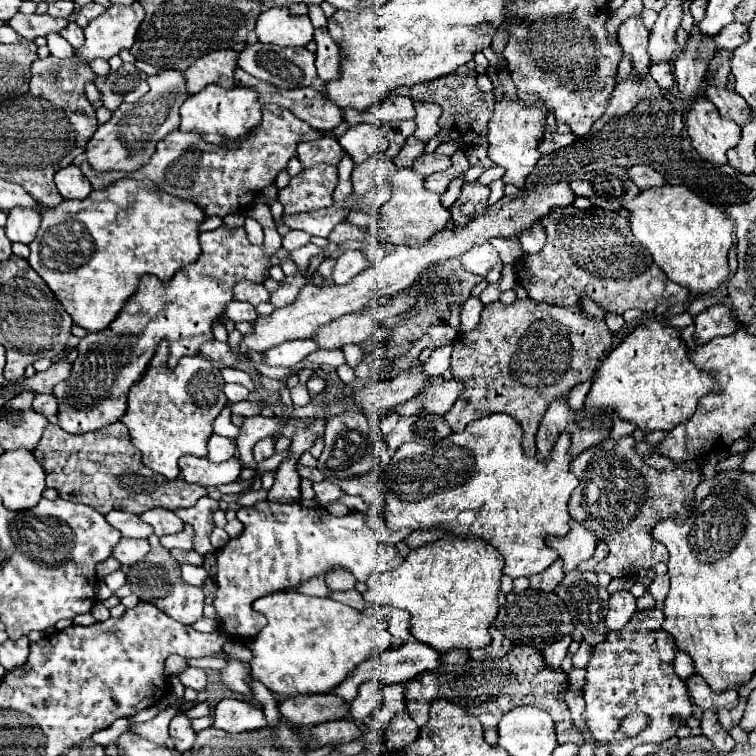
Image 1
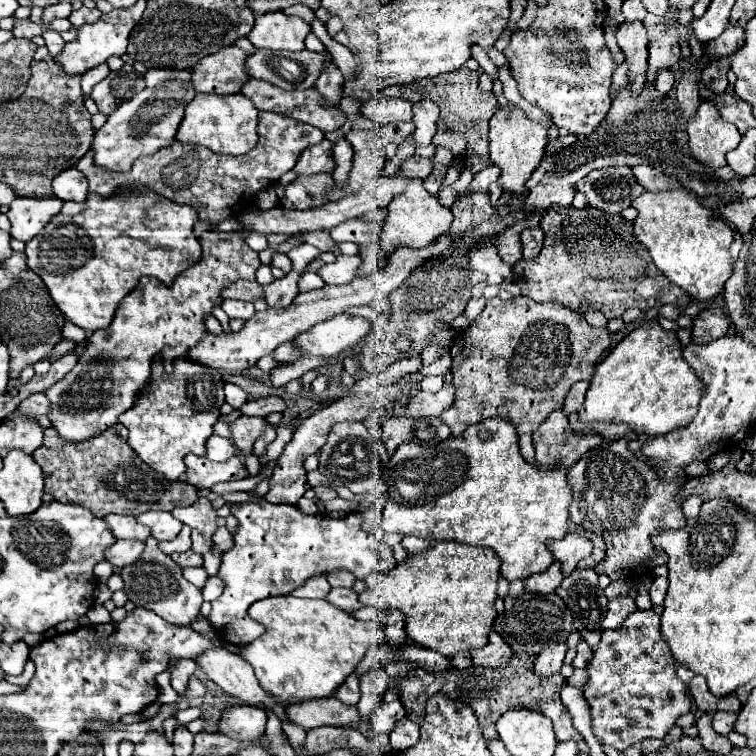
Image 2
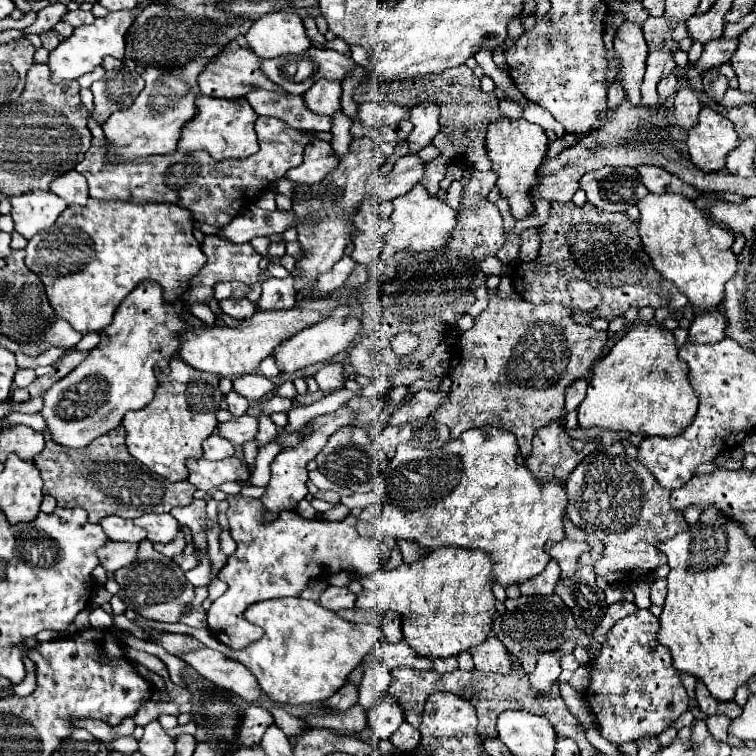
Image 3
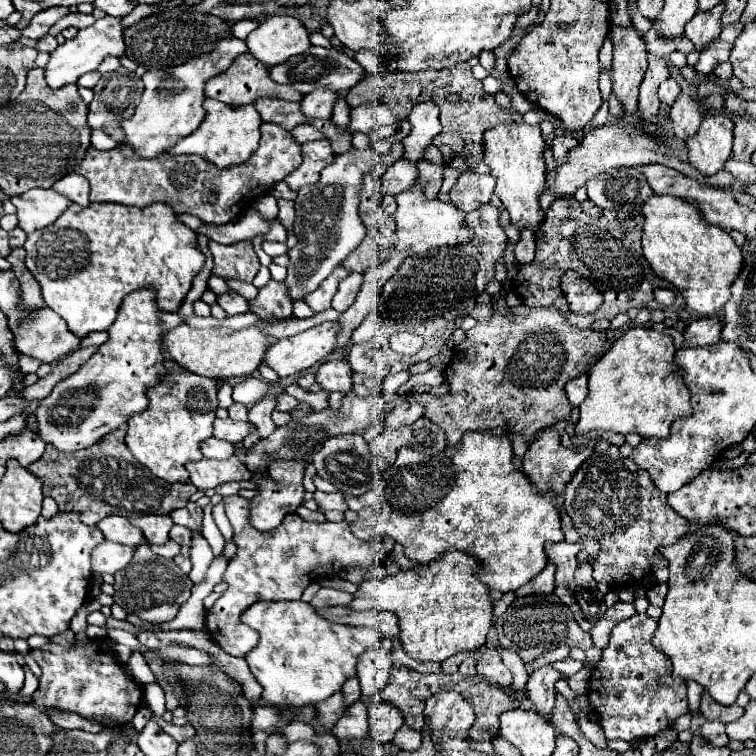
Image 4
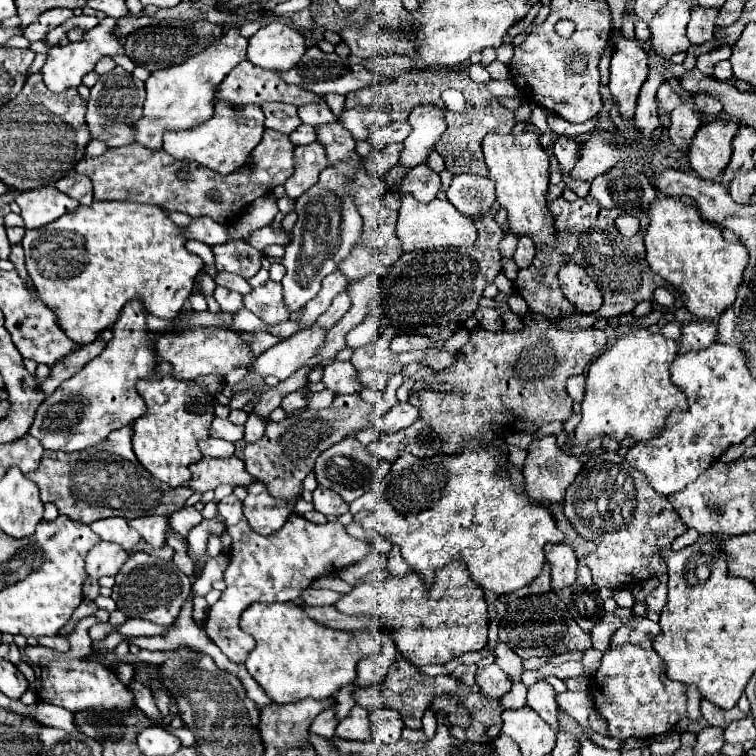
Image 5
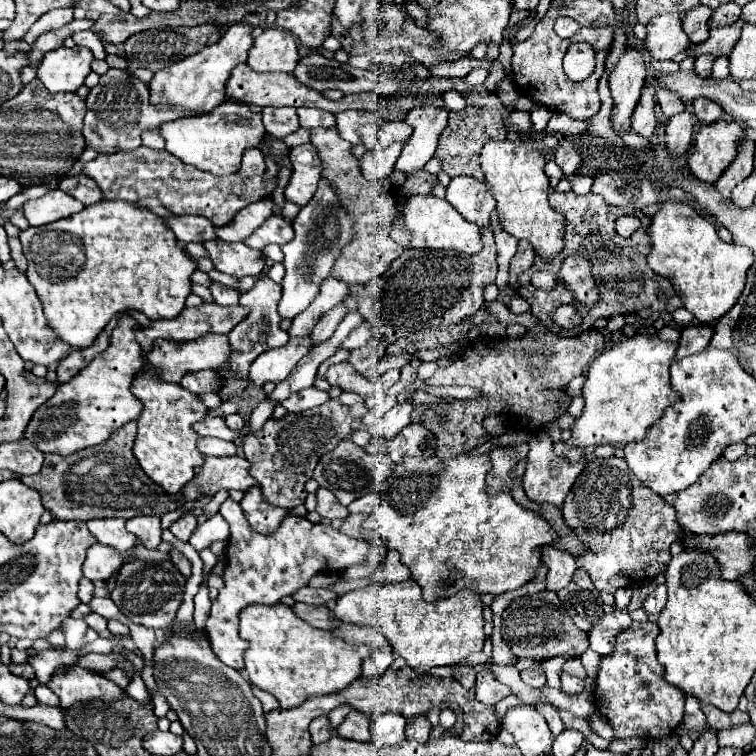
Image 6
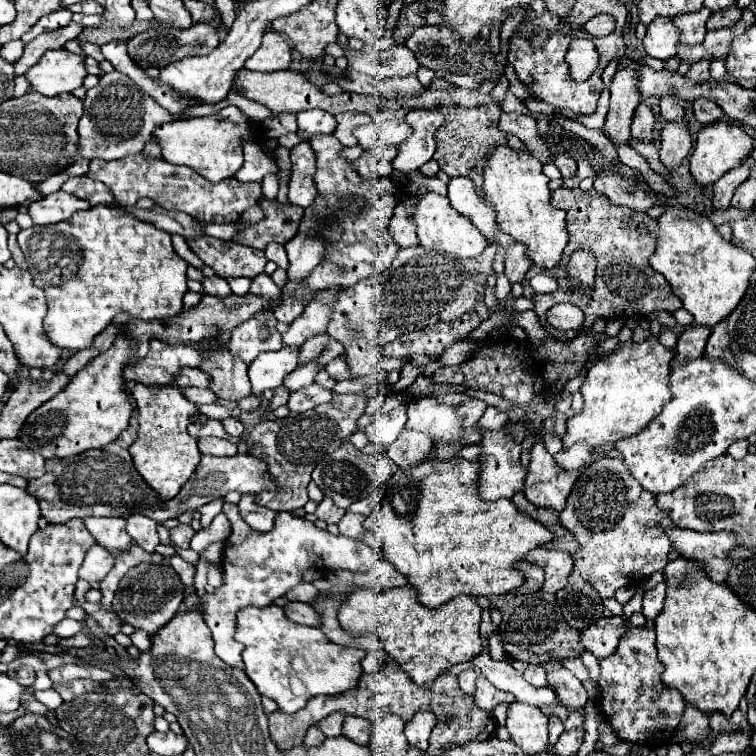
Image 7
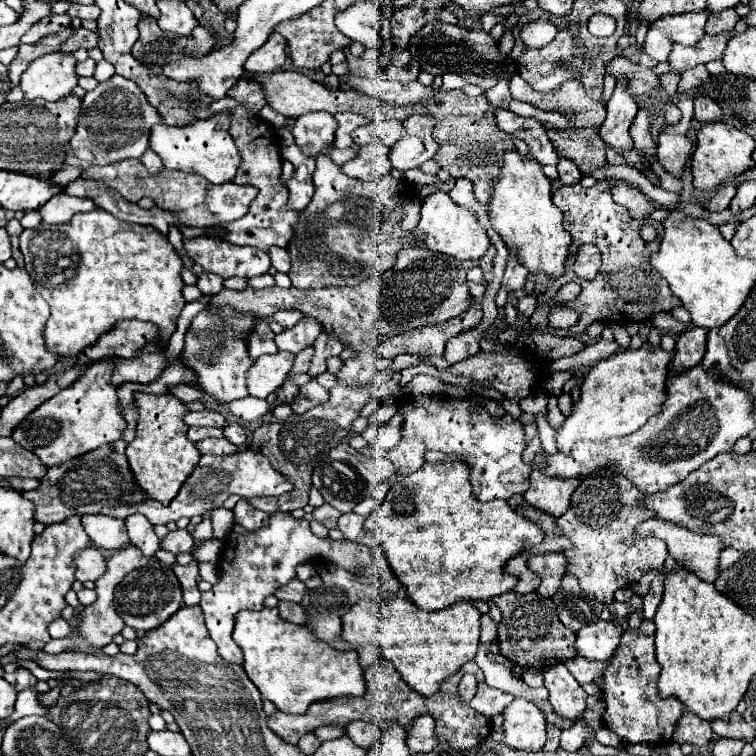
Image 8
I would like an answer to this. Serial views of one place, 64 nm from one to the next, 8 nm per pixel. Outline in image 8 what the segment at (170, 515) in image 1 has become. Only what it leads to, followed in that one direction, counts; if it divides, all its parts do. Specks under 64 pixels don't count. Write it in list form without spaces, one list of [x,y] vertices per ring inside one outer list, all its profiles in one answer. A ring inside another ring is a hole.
[[[132,514],[126,518],[126,528],[130,542],[142,550],[144,556],[154,556],[154,552],[160,548],[160,540],[154,534],[154,526],[148,522],[142,514]]]

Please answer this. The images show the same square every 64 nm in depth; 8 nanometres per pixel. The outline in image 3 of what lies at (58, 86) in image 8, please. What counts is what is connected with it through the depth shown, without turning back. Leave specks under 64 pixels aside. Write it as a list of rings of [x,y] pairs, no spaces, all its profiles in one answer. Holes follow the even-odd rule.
[[[142,2],[132,8],[132,10],[118,10],[118,12],[110,12],[104,18],[96,18],[94,24],[90,26],[80,26],[74,30],[74,34],[70,38],[66,38],[56,50],[50,52],[50,70],[52,70],[52,80],[60,82],[60,80],[74,80],[80,78],[82,74],[94,70],[96,66],[102,64],[104,56],[114,56],[114,58],[124,58],[124,36],[130,28],[130,24],[134,24],[134,20],[138,18],[138,14],[142,12]]]

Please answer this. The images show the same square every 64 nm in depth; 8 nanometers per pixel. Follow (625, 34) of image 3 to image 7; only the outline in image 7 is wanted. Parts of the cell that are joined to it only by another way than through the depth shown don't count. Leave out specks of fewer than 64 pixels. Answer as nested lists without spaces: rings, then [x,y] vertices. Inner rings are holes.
[[[618,68],[610,84],[610,110],[606,116],[604,134],[616,144],[628,144],[632,114],[640,102],[638,70]]]

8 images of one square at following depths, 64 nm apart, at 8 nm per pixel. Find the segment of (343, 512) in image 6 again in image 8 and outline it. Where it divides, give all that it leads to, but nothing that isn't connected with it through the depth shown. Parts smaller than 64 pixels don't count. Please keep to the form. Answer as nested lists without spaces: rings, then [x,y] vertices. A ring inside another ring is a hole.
[[[322,504],[320,508],[314,510],[314,520],[322,522],[326,528],[336,528],[338,518],[340,518],[340,512],[330,504]]]

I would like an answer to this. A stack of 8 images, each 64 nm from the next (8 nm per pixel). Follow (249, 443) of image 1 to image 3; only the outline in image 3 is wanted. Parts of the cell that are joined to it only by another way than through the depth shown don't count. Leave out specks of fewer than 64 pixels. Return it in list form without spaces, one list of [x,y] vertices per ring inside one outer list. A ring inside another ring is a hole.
[[[244,414],[244,416],[234,418],[230,422],[218,424],[218,434],[228,438],[232,444],[242,446],[242,444],[246,444],[246,442],[256,438],[256,434],[258,434],[258,420]]]

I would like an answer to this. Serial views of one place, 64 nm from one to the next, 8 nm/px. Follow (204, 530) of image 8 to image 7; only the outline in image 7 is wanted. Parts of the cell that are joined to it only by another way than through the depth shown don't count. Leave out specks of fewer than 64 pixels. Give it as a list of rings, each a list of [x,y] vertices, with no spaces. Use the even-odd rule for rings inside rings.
[[[224,498],[222,500],[212,500],[210,504],[204,504],[202,508],[200,508],[200,522],[202,522],[202,526],[208,526],[210,522],[212,522],[212,518],[222,510],[222,504],[224,504]]]

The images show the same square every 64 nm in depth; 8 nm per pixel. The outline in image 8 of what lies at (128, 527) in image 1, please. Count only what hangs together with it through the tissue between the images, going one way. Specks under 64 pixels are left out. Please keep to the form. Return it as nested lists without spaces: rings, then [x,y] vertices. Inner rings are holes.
[[[98,514],[98,516],[84,516],[82,526],[86,534],[92,538],[96,548],[116,552],[118,548],[124,548],[130,544],[124,520]]]

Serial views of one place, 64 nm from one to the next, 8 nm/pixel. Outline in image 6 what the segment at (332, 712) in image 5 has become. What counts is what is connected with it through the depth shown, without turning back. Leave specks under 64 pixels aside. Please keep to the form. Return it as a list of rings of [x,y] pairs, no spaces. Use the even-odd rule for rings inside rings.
[[[318,716],[312,724],[310,724],[310,734],[312,734],[312,742],[320,744],[326,742],[332,736],[332,726],[328,716]]]

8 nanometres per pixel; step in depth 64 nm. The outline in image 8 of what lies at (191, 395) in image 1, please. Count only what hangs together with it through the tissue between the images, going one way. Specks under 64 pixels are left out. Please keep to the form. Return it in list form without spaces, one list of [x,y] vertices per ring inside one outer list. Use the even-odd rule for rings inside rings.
[[[134,392],[134,398],[138,408],[138,430],[136,430],[136,438],[126,448],[126,456],[142,490],[150,498],[168,504],[178,494],[180,486],[192,474],[192,468],[200,460],[200,452],[196,444],[186,436],[188,424],[184,422],[184,416],[188,414],[188,408],[170,392],[160,396]]]

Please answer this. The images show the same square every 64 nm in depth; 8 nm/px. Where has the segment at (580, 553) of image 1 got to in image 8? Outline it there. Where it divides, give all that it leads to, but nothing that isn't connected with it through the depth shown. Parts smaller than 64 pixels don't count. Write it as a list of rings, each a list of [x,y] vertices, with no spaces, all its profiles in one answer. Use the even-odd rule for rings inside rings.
[[[548,552],[548,554],[528,554],[528,566],[542,578],[538,586],[538,594],[554,596],[562,586],[562,576],[568,570],[568,560],[562,552]]]

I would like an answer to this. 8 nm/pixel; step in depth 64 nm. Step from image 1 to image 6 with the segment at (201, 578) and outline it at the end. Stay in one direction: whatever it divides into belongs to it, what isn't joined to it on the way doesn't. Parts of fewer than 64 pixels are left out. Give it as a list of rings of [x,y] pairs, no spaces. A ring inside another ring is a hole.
[[[214,514],[212,518],[208,518],[204,524],[196,526],[196,530],[190,536],[190,544],[194,546],[196,552],[208,548],[212,542],[216,540],[226,540],[228,538],[228,524],[220,514]]]

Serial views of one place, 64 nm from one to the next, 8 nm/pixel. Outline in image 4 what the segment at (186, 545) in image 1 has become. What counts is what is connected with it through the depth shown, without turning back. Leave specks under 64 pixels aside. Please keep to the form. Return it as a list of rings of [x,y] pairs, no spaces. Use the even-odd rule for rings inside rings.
[[[170,540],[170,542],[162,544],[162,546],[152,546],[152,552],[158,554],[158,556],[164,556],[164,558],[174,558],[180,552],[180,544]]]

